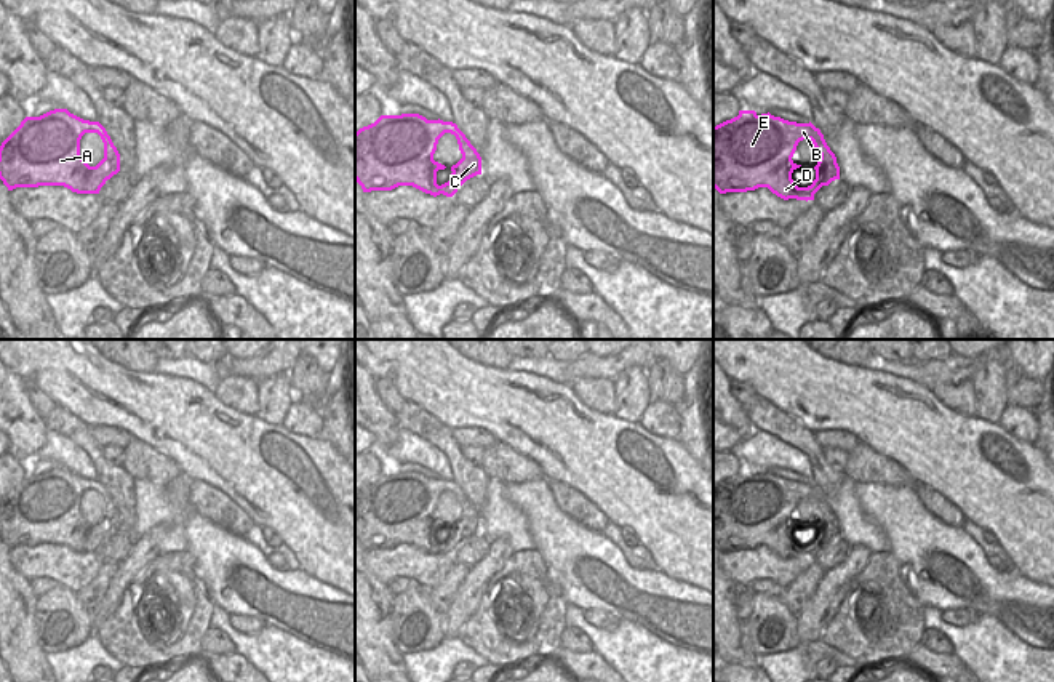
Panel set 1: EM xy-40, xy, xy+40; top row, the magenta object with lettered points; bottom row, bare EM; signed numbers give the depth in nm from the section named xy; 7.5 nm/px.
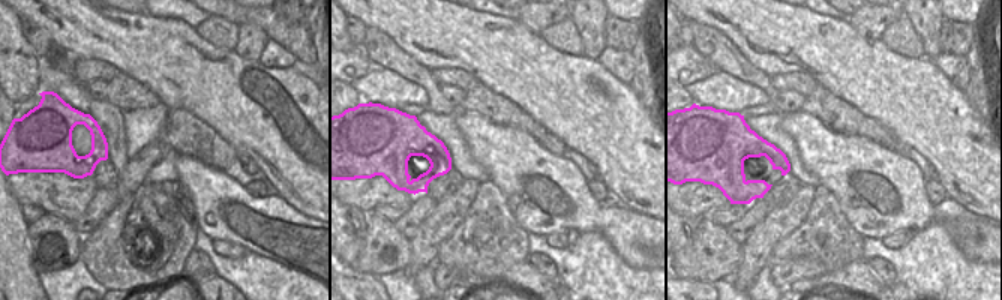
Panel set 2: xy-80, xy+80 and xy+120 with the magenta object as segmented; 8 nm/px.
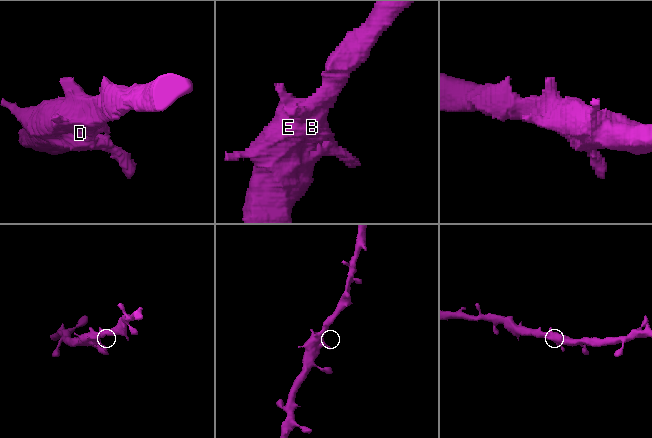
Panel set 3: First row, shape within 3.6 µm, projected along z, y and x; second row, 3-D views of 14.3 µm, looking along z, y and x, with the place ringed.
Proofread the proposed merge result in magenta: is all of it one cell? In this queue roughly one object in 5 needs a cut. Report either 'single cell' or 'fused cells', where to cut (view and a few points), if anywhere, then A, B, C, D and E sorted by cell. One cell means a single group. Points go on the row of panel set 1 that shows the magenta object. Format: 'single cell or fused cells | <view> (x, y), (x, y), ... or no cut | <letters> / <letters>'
single cell | no cut | A B C D E

